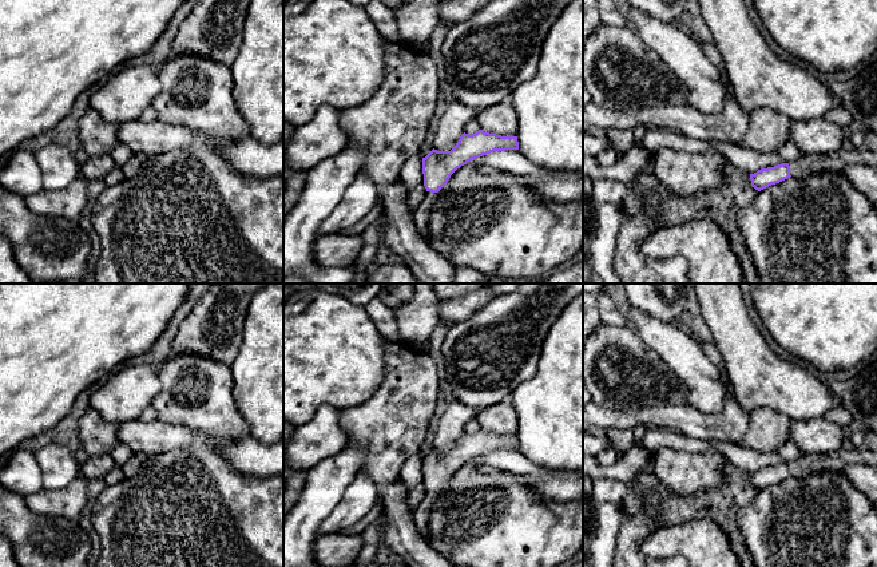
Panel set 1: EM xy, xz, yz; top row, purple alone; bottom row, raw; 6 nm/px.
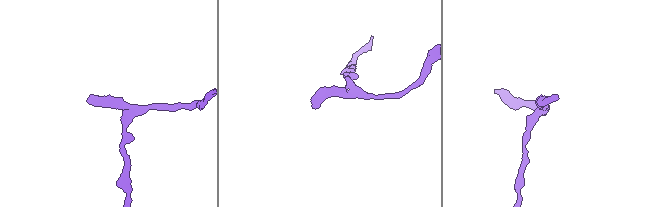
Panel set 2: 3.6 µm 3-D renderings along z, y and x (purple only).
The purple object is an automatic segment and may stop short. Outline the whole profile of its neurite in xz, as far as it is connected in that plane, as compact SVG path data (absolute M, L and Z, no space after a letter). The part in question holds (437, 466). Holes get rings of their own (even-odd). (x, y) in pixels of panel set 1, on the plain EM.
M479 429L472 435L464 432L451 451L433 448L422 457L426 493L416 508L413 520L417 531L425 539L429 536L428 522L430 509L438 497L438 491L445 485L451 475L472 459L505 449L519 449L517 436L501 436Z

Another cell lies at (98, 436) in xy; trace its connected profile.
M88 407L78 423L79 444L88 456L111 453L120 443L119 424L107 421L94 408Z

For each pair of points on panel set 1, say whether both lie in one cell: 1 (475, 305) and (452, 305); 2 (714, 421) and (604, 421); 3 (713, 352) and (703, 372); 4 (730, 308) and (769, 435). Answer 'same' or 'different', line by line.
1: same
2: same
3: different
4: different

